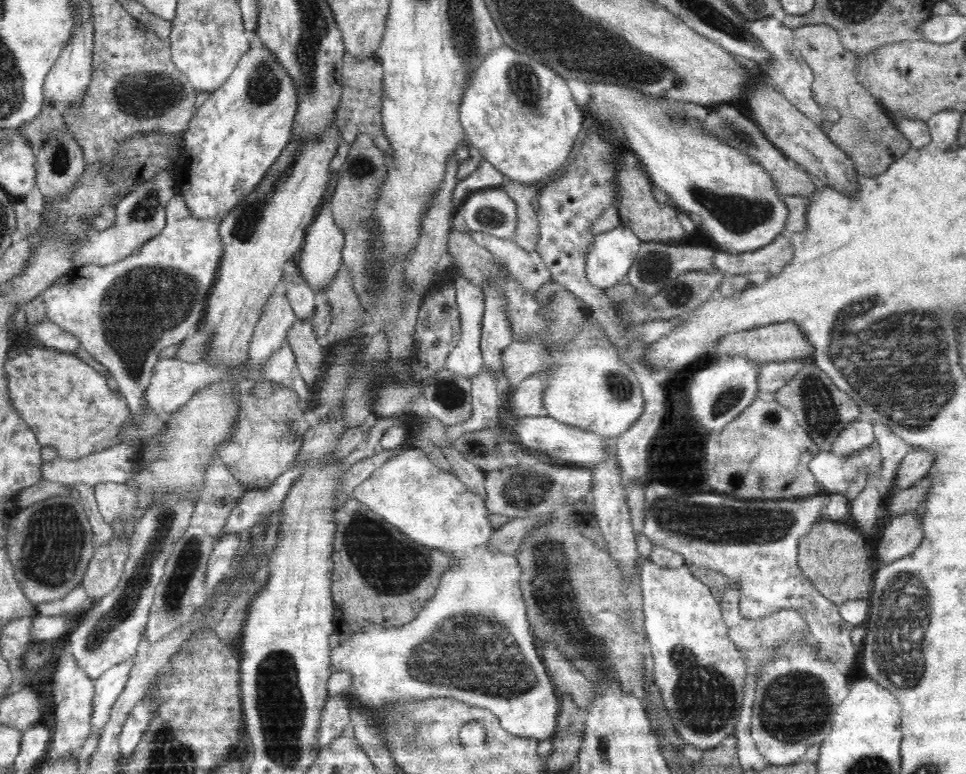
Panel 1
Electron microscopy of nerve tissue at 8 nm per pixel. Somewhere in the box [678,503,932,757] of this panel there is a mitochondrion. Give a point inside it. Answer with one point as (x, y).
(796, 705)

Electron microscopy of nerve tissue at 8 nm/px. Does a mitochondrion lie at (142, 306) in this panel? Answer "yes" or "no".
yes

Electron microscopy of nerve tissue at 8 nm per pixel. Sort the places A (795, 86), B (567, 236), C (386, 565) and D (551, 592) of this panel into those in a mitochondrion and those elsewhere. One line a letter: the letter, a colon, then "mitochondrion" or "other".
A: other
B: mitochondrion
C: mitochondrion
D: mitochondrion

